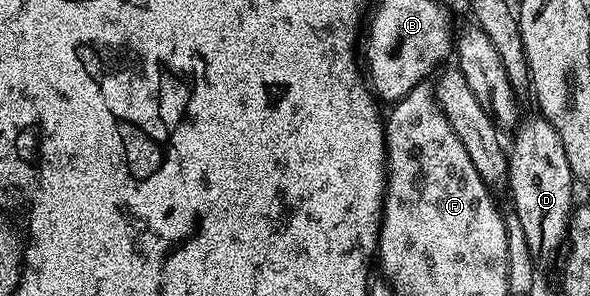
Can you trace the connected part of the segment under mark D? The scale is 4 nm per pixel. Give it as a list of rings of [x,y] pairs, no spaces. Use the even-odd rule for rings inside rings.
[[[526,116],[515,130],[510,152],[508,153],[507,188],[512,188],[511,208],[521,220],[526,243],[533,255],[540,253],[548,257],[565,244],[568,236],[569,218],[573,213],[572,184],[574,178],[570,159],[566,159],[566,147],[558,139],[558,131],[550,127],[545,117]]]

